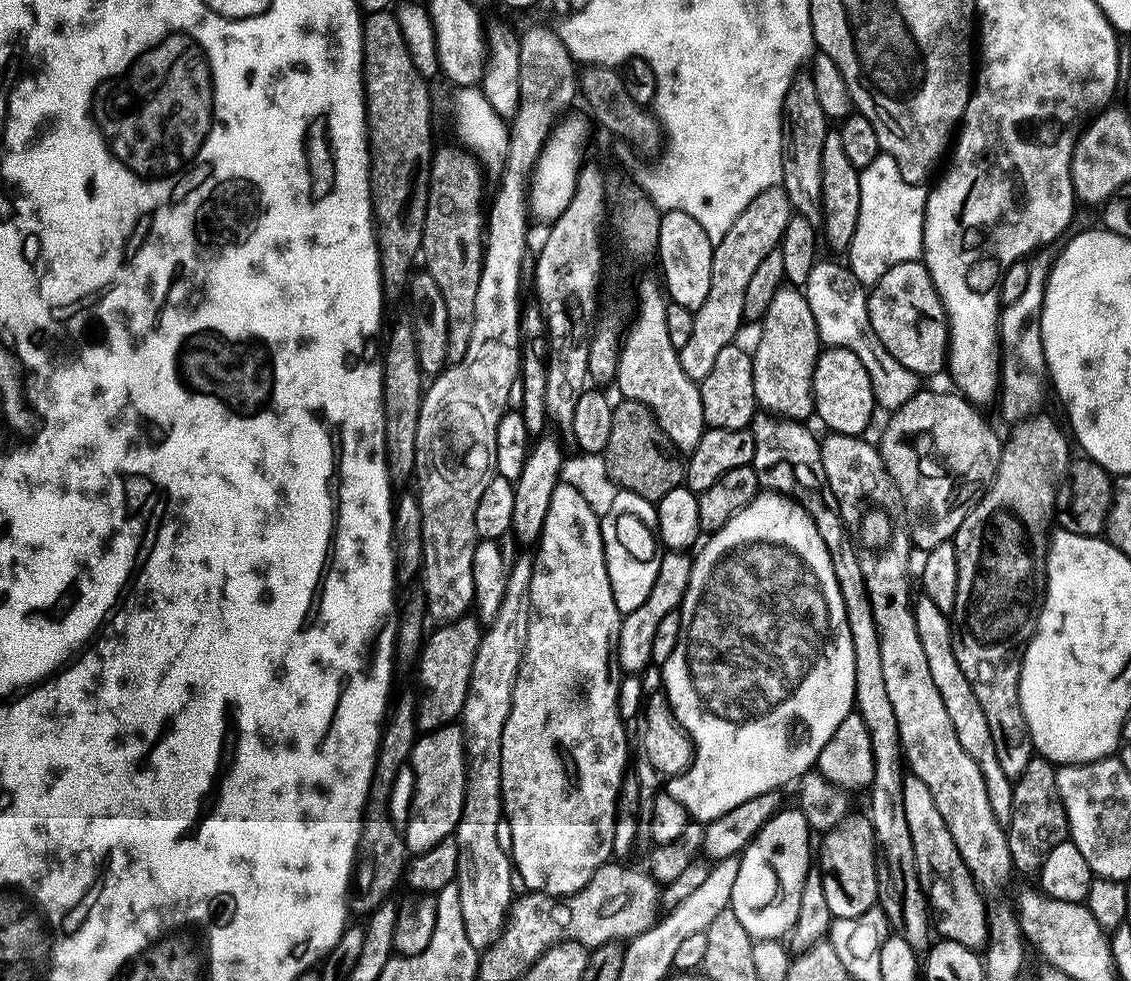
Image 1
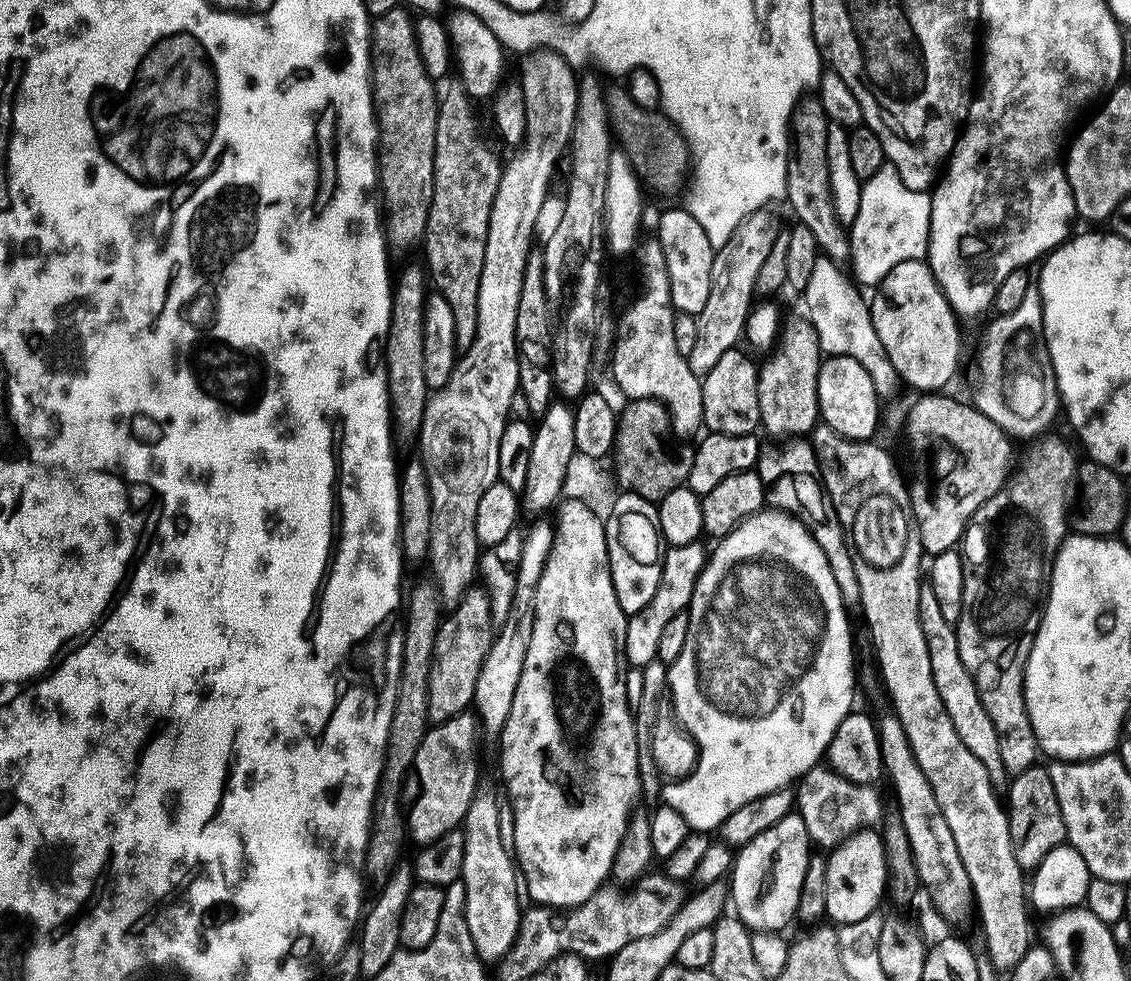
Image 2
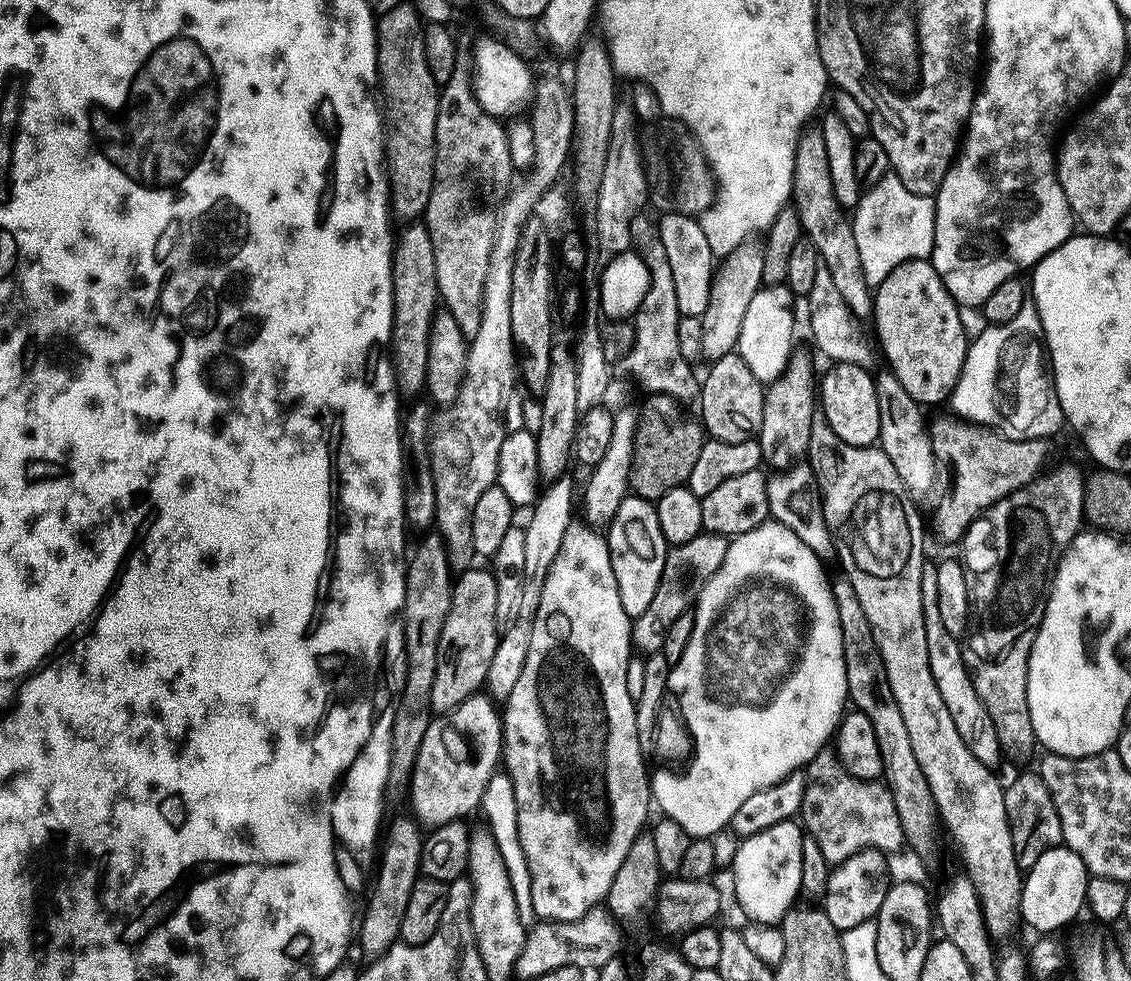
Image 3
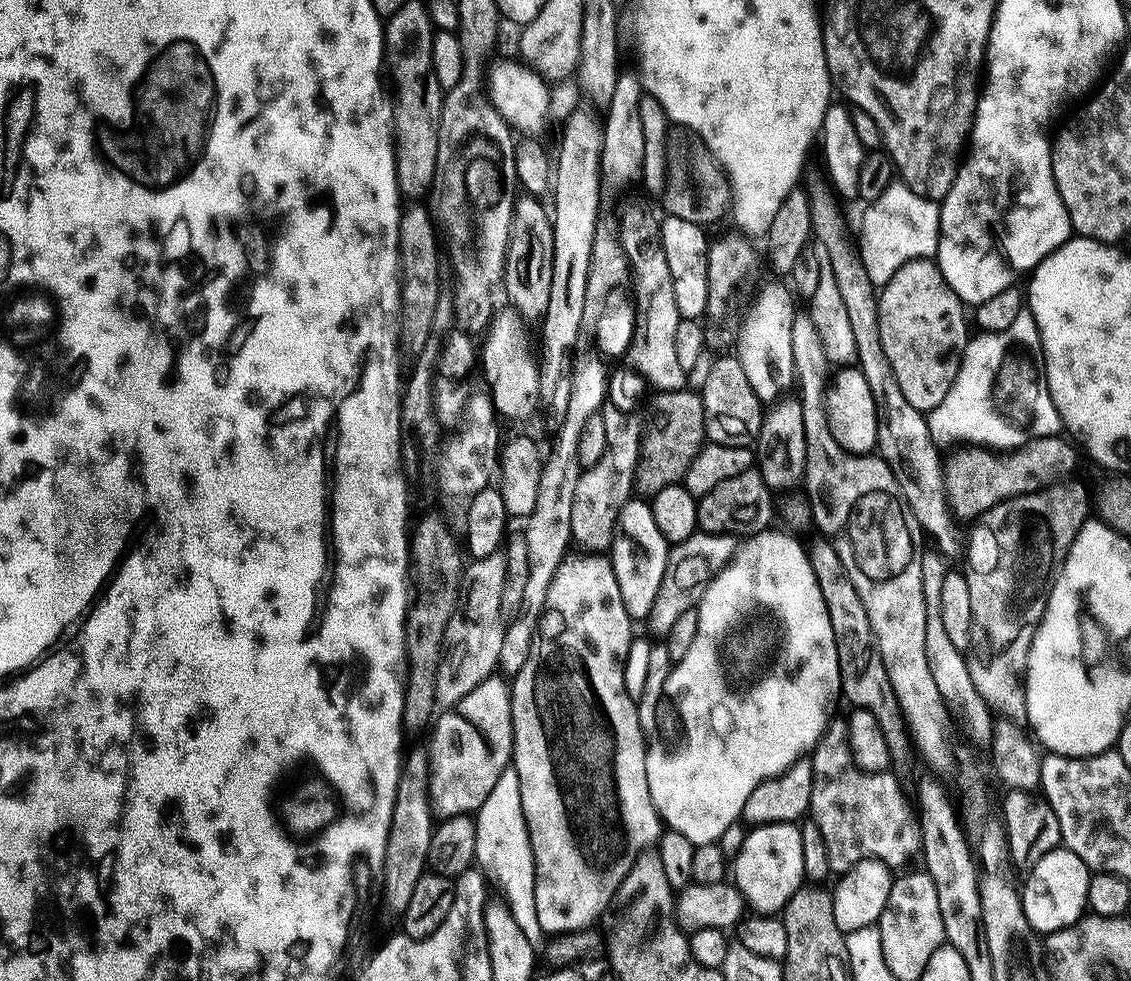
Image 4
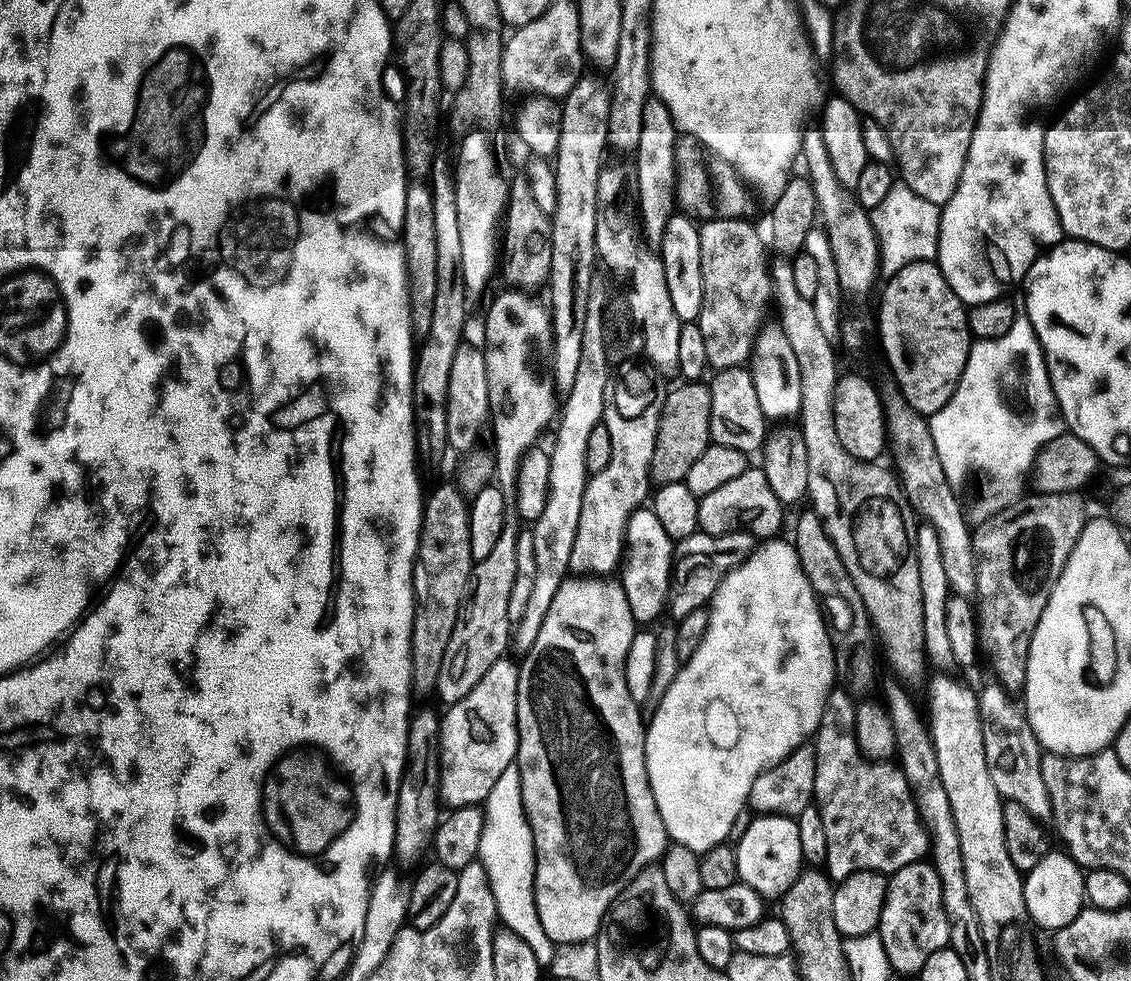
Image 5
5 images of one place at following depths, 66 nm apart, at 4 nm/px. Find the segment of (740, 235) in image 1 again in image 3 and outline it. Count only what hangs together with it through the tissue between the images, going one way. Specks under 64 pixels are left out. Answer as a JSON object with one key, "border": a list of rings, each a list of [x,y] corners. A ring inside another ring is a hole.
{"border":[[[745,242],[739,248],[723,257],[724,264],[715,269],[712,281],[710,302],[702,317],[702,353],[709,361],[736,352],[738,334],[742,334],[742,318],[746,318],[746,310],[750,307],[750,298],[762,287],[762,262],[764,257],[759,247],[751,248]]]}

